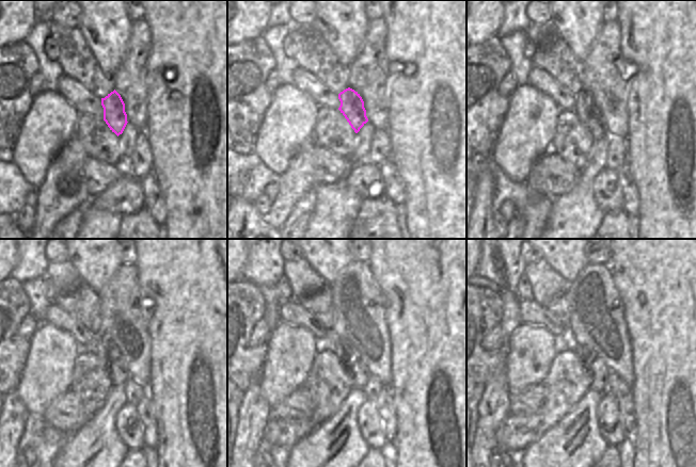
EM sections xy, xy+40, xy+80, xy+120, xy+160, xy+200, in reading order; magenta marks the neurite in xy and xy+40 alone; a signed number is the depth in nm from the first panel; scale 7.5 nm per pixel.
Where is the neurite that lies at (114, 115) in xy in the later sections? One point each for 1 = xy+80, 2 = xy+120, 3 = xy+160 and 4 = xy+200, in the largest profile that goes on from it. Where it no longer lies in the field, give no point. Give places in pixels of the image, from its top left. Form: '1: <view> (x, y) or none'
1: xy+80 (586, 110)
2: xy+120 (107, 350)
3: xy+160 (350, 357)
4: xy+200 (599, 372)

